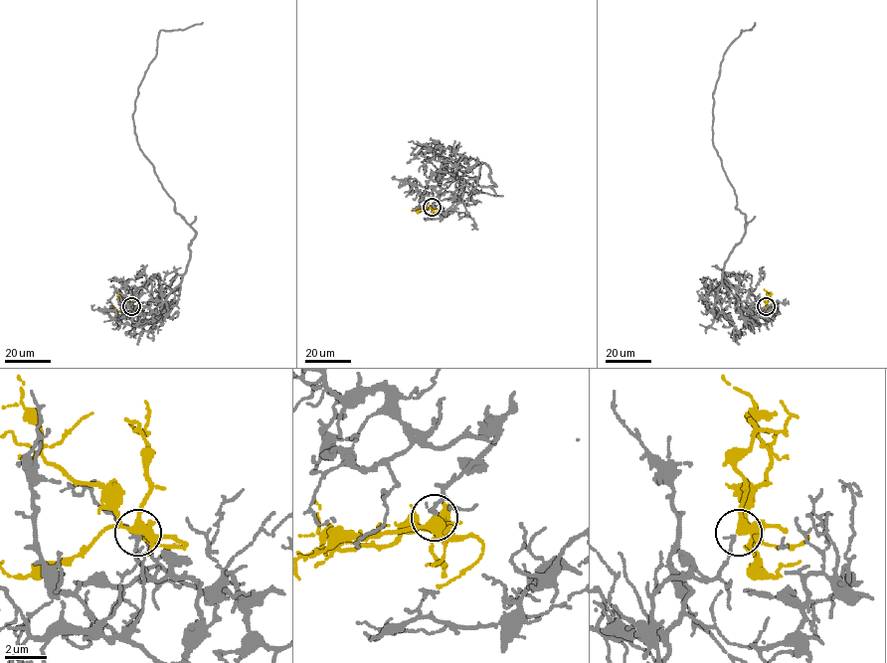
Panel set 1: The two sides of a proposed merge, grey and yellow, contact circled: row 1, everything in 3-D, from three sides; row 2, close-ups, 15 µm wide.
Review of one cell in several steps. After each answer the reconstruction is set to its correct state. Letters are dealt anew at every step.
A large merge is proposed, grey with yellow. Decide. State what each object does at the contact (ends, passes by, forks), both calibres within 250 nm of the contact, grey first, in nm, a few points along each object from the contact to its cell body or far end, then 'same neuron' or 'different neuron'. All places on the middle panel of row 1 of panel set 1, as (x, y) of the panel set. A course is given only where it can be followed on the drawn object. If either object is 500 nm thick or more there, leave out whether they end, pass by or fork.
grey ends there; yellow forks there; 180 nm thick on the grey side, 340 nm on the other; grey runs (432, 206), (478, 179), (481, 163), (496, 186), (479, 186), (435, 153), (456, 165), (459, 182), (502, 196); yellow runs (432, 207), (422, 210), (419, 205); same neuron

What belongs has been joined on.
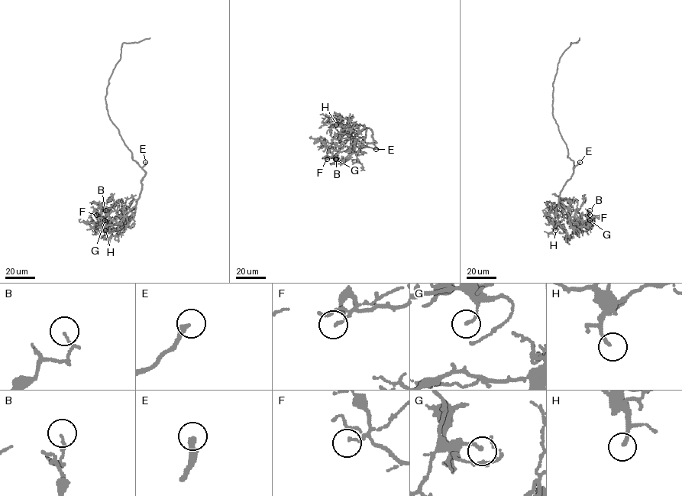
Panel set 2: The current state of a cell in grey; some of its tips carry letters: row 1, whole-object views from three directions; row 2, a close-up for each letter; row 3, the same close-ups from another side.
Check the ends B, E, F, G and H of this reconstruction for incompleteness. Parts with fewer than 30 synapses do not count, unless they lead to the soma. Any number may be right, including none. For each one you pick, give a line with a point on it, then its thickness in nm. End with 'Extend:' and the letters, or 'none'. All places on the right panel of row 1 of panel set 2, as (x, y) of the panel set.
E: (580, 162) | 240 nm
H: (555, 230) | 170 nm
Extend: E, H

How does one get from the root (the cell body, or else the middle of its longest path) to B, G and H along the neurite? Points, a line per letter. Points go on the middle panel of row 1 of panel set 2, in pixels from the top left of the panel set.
B: (362, 137), (366, 143), (376, 142), (366, 128), (365, 137), (358, 138), (347, 150), (340, 150), (336, 159)
G: (362, 137), (366, 143), (376, 142), (366, 128), (364, 138), (358, 138), (347, 150), (340, 150), (335, 159)
H: (362, 137), (366, 143), (376, 142), (373, 140), (372, 131), (369, 128), (355, 124), (347, 129), (336, 124)

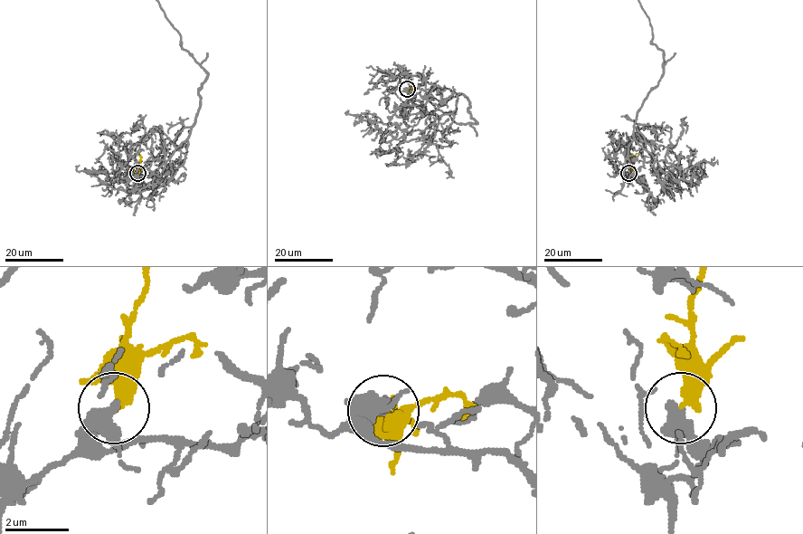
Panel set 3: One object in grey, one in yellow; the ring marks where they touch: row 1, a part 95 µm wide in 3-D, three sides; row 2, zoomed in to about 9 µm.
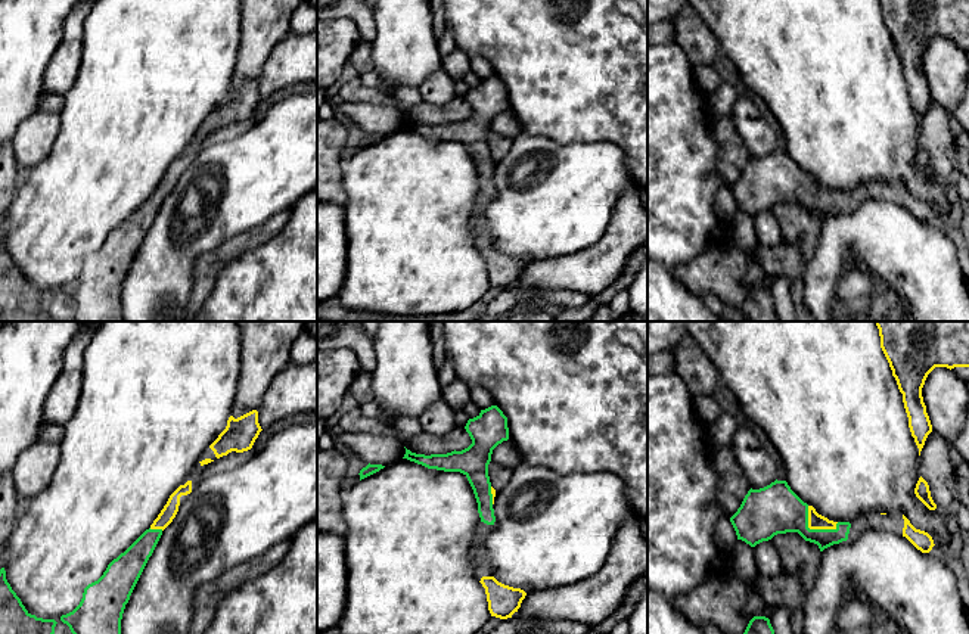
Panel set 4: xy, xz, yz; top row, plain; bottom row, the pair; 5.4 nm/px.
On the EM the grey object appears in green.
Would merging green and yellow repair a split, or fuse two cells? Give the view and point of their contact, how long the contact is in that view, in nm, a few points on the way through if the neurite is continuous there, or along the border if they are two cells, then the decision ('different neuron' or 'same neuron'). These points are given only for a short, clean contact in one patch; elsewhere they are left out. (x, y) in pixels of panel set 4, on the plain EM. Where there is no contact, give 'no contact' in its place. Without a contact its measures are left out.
meets green in yz at (813, 199); contact 200 nm long; runs through yz (775, 179), (798, 186), (813, 199), (816, 190); same neuron

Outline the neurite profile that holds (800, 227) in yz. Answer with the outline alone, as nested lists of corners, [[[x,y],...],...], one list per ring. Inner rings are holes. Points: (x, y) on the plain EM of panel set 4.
[[[798,202],[777,203],[771,208],[785,243],[796,245],[805,265],[811,261],[819,242],[822,221],[817,214],[805,211]]]

